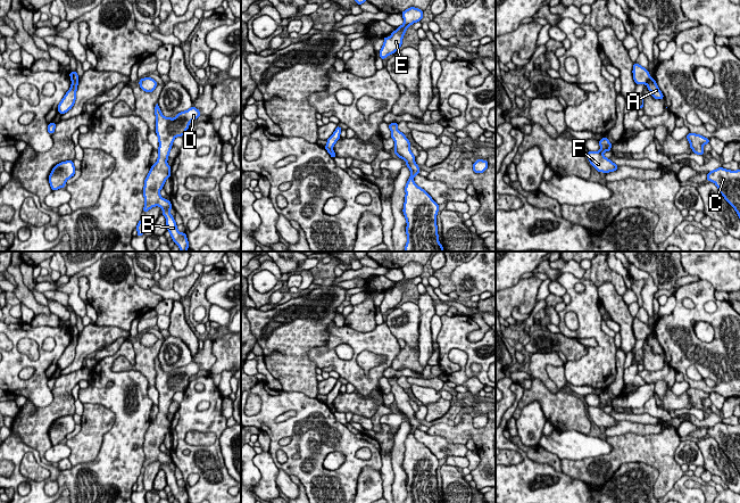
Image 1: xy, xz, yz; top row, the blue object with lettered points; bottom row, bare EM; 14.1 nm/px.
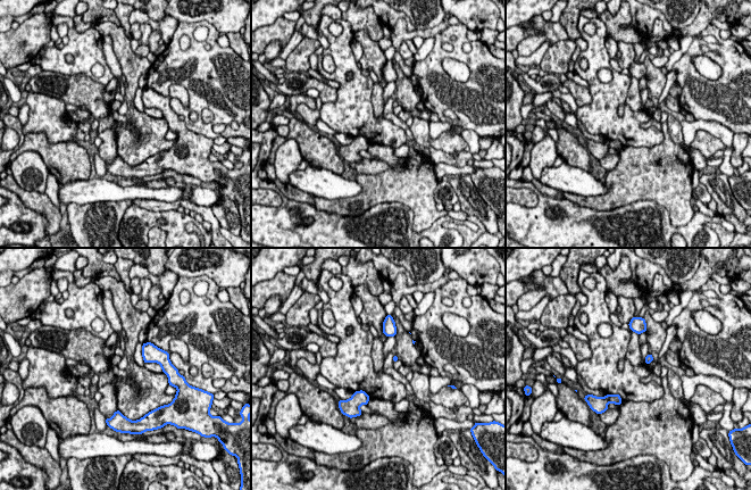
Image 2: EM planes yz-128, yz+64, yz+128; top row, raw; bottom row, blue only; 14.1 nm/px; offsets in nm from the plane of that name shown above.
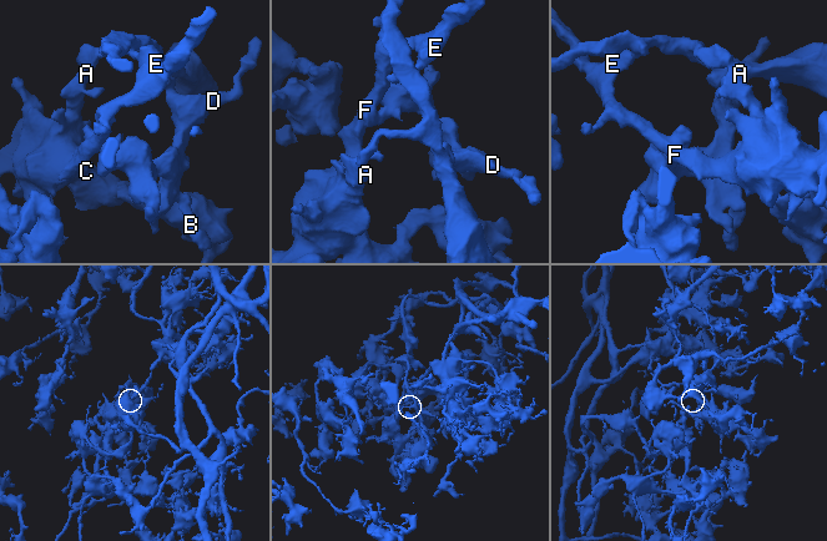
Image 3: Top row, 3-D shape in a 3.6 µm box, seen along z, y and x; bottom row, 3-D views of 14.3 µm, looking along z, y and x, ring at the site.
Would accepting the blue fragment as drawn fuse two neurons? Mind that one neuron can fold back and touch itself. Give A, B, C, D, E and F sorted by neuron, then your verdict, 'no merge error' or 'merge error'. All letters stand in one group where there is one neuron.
groups A C E F / B D; merge error

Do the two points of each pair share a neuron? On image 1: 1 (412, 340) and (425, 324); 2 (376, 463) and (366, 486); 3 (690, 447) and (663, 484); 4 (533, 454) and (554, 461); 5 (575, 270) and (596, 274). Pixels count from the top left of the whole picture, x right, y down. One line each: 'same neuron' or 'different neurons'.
1: different neurons
2: different neurons
3: different neurons
4: same neuron
5: different neurons

